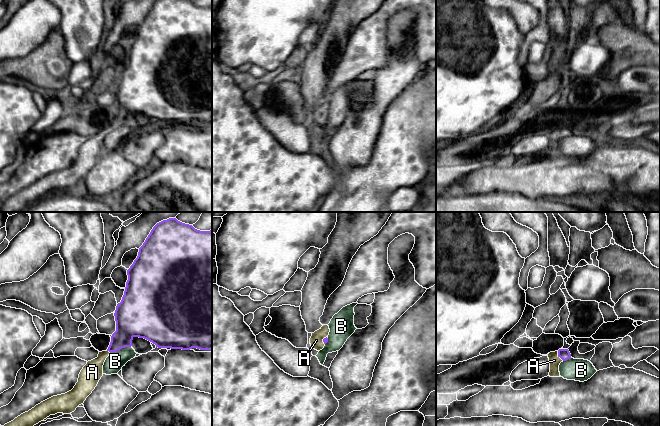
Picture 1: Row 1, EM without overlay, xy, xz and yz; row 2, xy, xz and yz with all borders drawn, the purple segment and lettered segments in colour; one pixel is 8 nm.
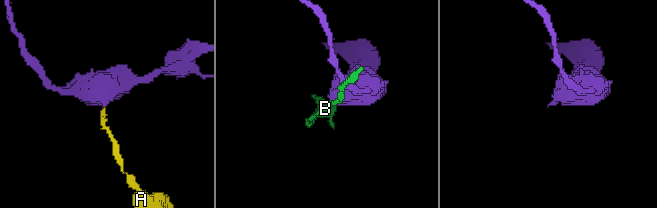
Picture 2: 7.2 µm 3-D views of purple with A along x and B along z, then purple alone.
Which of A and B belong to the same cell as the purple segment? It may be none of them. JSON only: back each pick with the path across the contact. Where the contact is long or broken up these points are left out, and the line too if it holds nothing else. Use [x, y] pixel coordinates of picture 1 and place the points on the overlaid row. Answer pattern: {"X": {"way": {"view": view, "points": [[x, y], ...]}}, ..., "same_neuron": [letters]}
{"A": {"way": {"view": "yz", "points": [[564, 354], [559, 356], [554, 360]]}}, "same_neuron": ["A"]}

